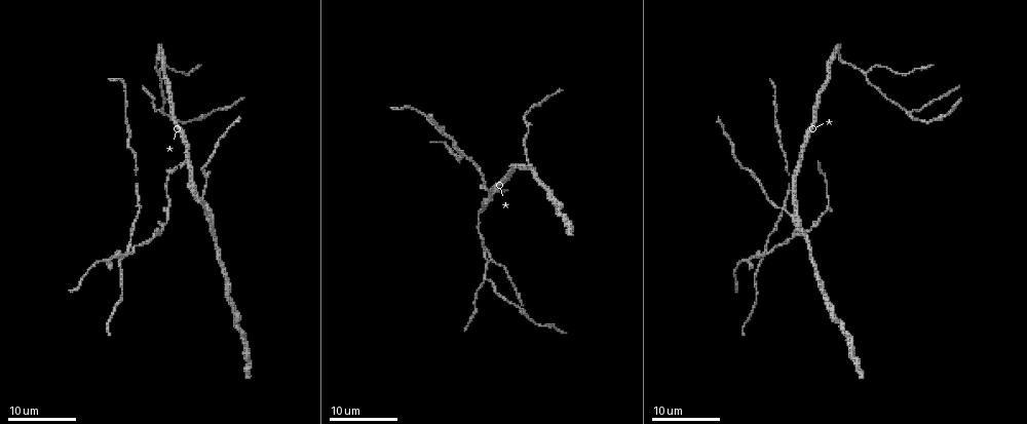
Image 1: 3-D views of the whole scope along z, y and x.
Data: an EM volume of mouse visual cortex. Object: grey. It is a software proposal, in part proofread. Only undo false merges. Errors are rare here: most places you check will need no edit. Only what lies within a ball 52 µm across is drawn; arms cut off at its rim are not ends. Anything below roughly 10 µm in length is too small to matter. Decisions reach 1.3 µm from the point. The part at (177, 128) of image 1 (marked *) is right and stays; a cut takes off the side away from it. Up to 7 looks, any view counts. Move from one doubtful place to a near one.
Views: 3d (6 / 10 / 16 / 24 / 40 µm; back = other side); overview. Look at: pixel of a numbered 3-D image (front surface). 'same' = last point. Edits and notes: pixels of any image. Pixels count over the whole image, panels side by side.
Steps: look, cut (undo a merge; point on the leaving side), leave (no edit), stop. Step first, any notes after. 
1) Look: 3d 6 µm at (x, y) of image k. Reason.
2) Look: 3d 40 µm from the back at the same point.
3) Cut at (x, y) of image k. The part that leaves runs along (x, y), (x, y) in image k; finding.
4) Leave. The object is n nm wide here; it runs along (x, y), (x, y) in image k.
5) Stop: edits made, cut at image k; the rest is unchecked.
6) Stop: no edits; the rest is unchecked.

Look: 3d 24 µm at (160, 78) of image 1. Side arm on a straight run.

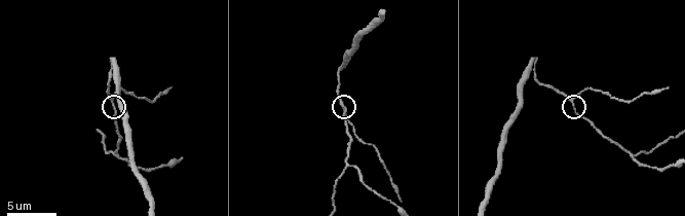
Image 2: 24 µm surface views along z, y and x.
Look: 3d 10 µm at (574, 103) of image 2.

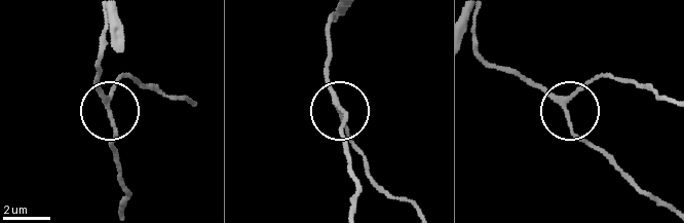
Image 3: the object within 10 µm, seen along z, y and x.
Leave. 3 arms meet here; it runs along (334, 15), (328, 31), (328, 84), (343, 119), (345, 153) in image 3; all the same neuron.

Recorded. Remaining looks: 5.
Look: 3d 24 µm at (793, 217) of image 1.

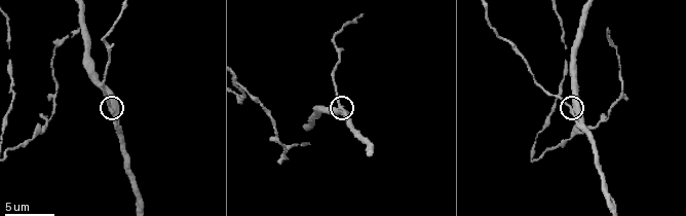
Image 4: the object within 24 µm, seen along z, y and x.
Look: 3d 10 µm at (570, 105) of image 4.

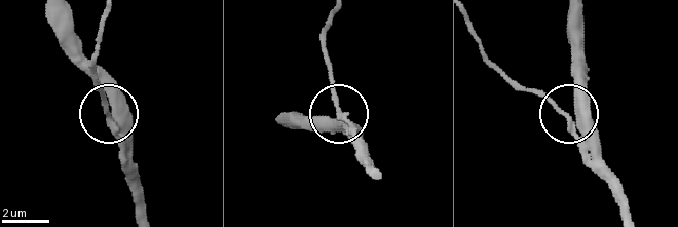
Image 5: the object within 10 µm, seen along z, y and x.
Leave. The object is 300 nm wide here; continuous, no second neuron.

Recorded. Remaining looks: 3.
Look: 3d 10 µm at (532, 155) of image 4. Arms run side by side.

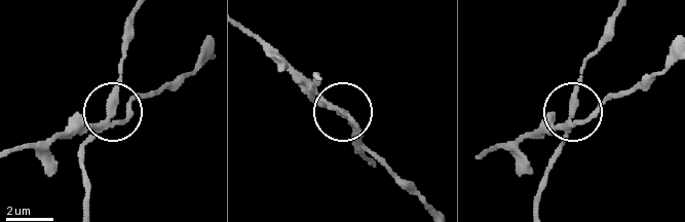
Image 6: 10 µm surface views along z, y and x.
Cut at (77, 126) of image 6. The side arm is 15 µm long; the part that leaves runs along (334, 110), (426, 210) in image 6; two neurons meet here.

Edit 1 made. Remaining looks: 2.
Stop: edits made, cut at image 6; the rest is unchecked.

